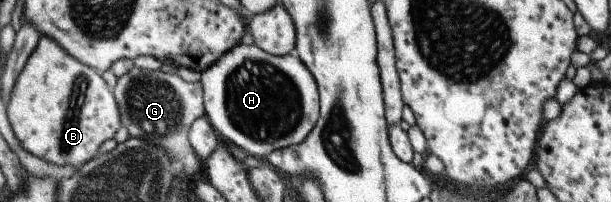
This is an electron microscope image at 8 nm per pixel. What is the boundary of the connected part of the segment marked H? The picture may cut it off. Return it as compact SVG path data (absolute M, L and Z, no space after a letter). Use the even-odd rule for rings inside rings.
M235 45L199 72L204 116L220 140L260 160L277 149L298 145L319 116L317 87L294 56L271 56L257 47Z

